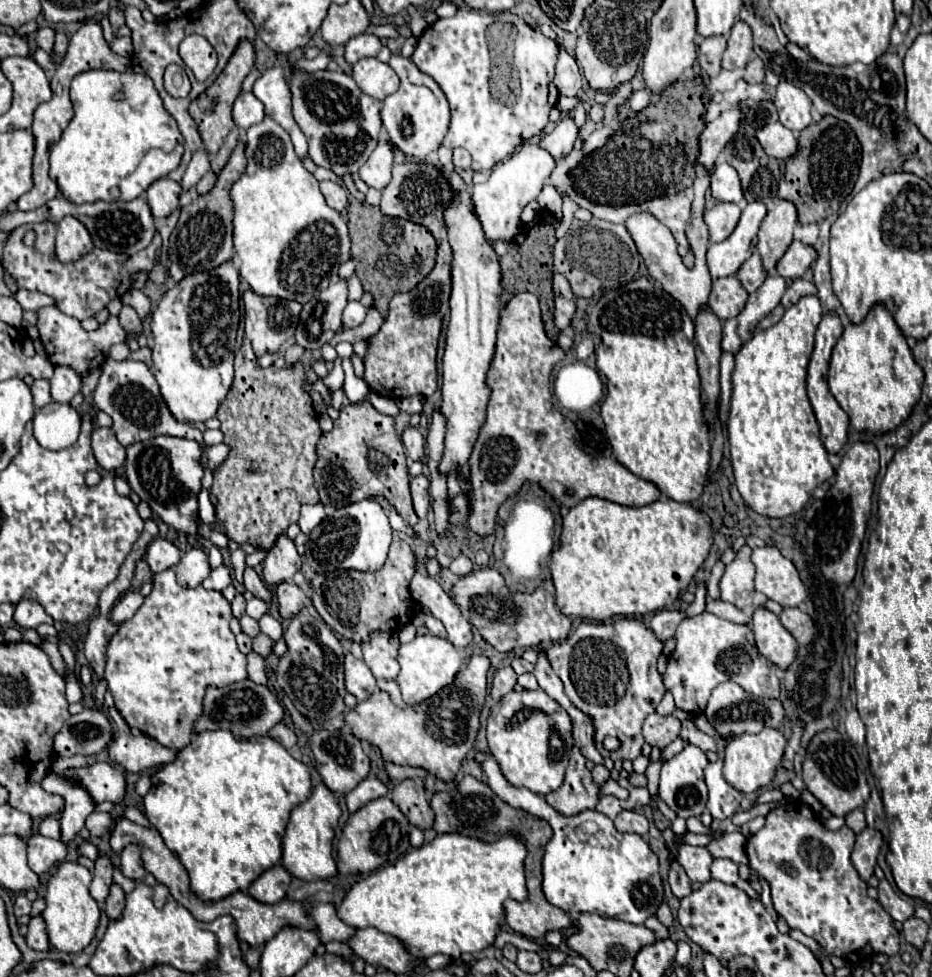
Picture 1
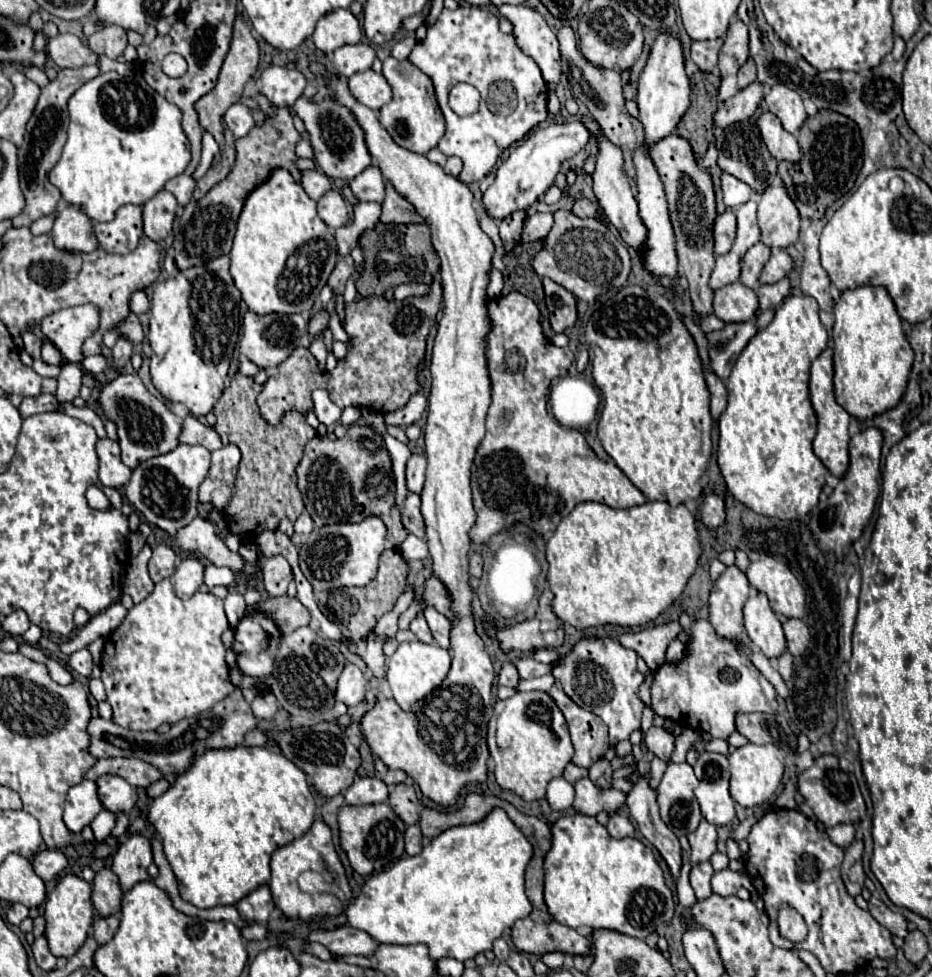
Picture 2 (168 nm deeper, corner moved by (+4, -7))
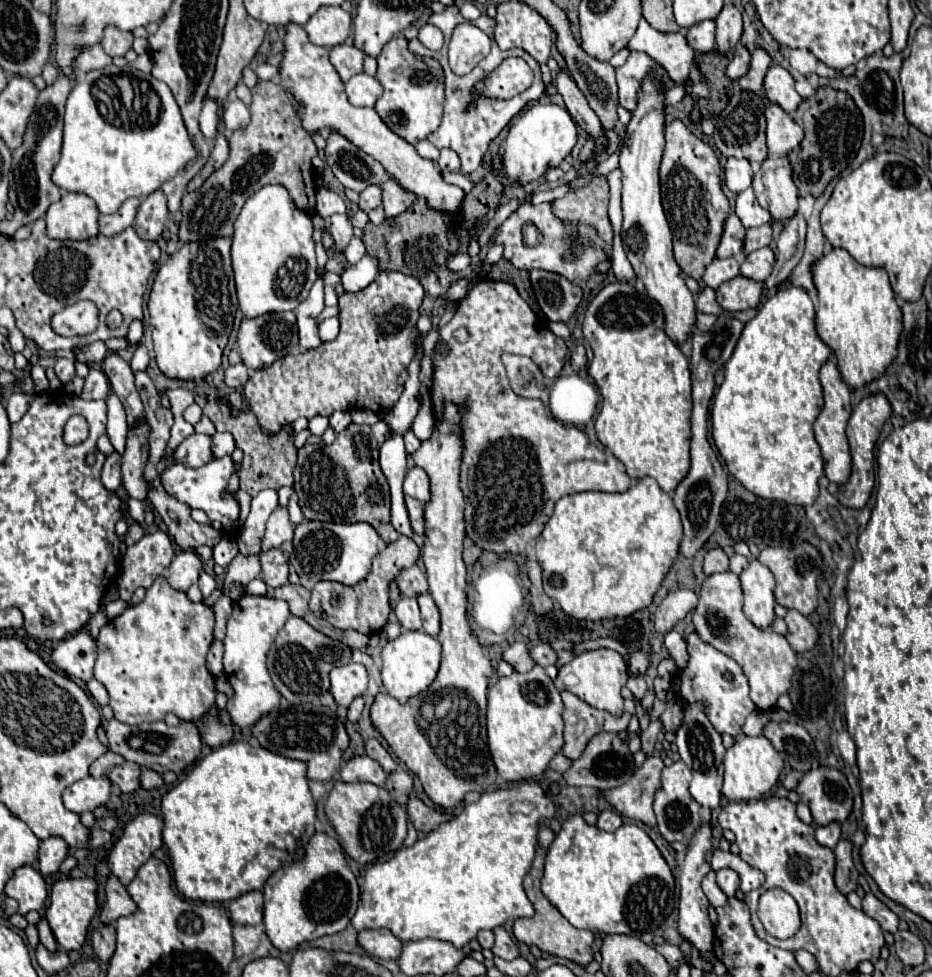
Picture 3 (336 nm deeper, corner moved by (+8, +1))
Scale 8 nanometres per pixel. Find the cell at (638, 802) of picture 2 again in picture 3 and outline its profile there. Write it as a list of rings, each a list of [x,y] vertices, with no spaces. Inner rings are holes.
[[[661,720],[649,724],[649,728],[641,734],[641,752],[645,752],[647,756],[651,756],[655,752],[655,740],[657,740],[659,730],[661,730]]]

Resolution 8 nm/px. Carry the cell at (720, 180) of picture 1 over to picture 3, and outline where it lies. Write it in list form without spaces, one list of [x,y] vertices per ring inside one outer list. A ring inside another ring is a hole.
[[[729,158],[725,164],[725,186],[731,192],[743,192],[751,186],[751,164],[747,160]]]

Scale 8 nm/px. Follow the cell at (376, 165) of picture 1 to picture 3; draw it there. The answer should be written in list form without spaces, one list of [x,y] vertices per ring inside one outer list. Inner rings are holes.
[[[377,184],[367,186],[359,196],[361,196],[361,200],[359,200],[359,208],[363,208],[365,212],[369,212],[369,210],[373,210],[375,206],[381,204],[381,188],[379,188]]]

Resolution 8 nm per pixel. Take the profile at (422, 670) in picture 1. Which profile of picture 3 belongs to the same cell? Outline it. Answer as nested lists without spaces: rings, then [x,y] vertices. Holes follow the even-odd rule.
[[[405,630],[401,632],[399,638],[389,640],[383,650],[383,670],[381,670],[381,680],[387,692],[397,698],[397,702],[407,702],[411,696],[417,696],[419,692],[427,690],[429,684],[435,680],[437,670],[439,670],[439,660],[441,660],[441,644],[437,638],[421,632],[411,632]]]

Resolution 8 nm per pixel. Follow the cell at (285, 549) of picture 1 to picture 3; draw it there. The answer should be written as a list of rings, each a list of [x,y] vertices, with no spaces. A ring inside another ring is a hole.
[[[271,548],[267,552],[261,552],[259,560],[261,560],[261,580],[267,586],[277,588],[287,582],[287,576],[289,576],[287,558],[283,556],[283,552],[279,548]]]

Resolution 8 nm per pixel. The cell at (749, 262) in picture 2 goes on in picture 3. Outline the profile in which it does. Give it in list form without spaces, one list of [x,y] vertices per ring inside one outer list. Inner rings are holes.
[[[765,224],[765,226],[759,226],[759,228],[749,228],[747,236],[745,236],[743,252],[751,254],[751,252],[755,252],[763,246],[769,246],[769,242],[771,242],[771,224]]]

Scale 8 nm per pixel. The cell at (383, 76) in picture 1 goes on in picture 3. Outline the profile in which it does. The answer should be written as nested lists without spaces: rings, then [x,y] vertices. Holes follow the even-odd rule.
[[[361,72],[345,84],[345,92],[353,106],[375,106],[377,98],[383,94],[383,86],[375,76]]]

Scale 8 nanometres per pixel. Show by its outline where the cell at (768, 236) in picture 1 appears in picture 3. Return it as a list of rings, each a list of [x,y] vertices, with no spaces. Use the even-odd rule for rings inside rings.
[[[767,158],[753,176],[753,190],[757,202],[769,210],[773,222],[785,222],[797,212],[799,196],[787,158]]]

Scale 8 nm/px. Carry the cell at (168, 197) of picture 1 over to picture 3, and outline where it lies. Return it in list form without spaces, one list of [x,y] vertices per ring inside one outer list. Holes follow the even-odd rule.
[[[155,190],[153,194],[149,194],[147,198],[141,200],[133,228],[137,230],[137,234],[141,238],[157,240],[157,238],[161,238],[161,234],[165,230],[167,218],[169,218],[167,198],[161,190]]]

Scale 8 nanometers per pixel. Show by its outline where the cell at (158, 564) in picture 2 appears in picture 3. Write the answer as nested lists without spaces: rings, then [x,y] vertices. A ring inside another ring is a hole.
[[[149,532],[137,544],[129,546],[121,560],[119,574],[119,596],[123,602],[131,604],[131,594],[135,588],[149,588],[153,580],[163,574],[163,570],[171,564],[175,550],[165,532]]]

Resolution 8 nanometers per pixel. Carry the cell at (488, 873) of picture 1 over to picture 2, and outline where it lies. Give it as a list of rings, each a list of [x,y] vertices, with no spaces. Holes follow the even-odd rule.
[[[493,808],[485,820],[453,826],[417,856],[403,856],[389,870],[373,874],[345,912],[349,926],[367,932],[381,944],[425,942],[433,960],[471,960],[491,950],[493,940],[515,920],[531,914],[523,886],[531,856],[533,846],[517,824],[505,810]]]

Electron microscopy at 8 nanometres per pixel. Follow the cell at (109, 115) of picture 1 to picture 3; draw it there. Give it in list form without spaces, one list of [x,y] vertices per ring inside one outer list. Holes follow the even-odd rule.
[[[111,64],[83,74],[67,98],[63,150],[53,168],[53,182],[67,192],[87,194],[95,200],[101,214],[113,214],[127,198],[145,198],[159,190],[165,180],[171,180],[193,158],[195,148],[169,86],[155,80],[151,74]]]

